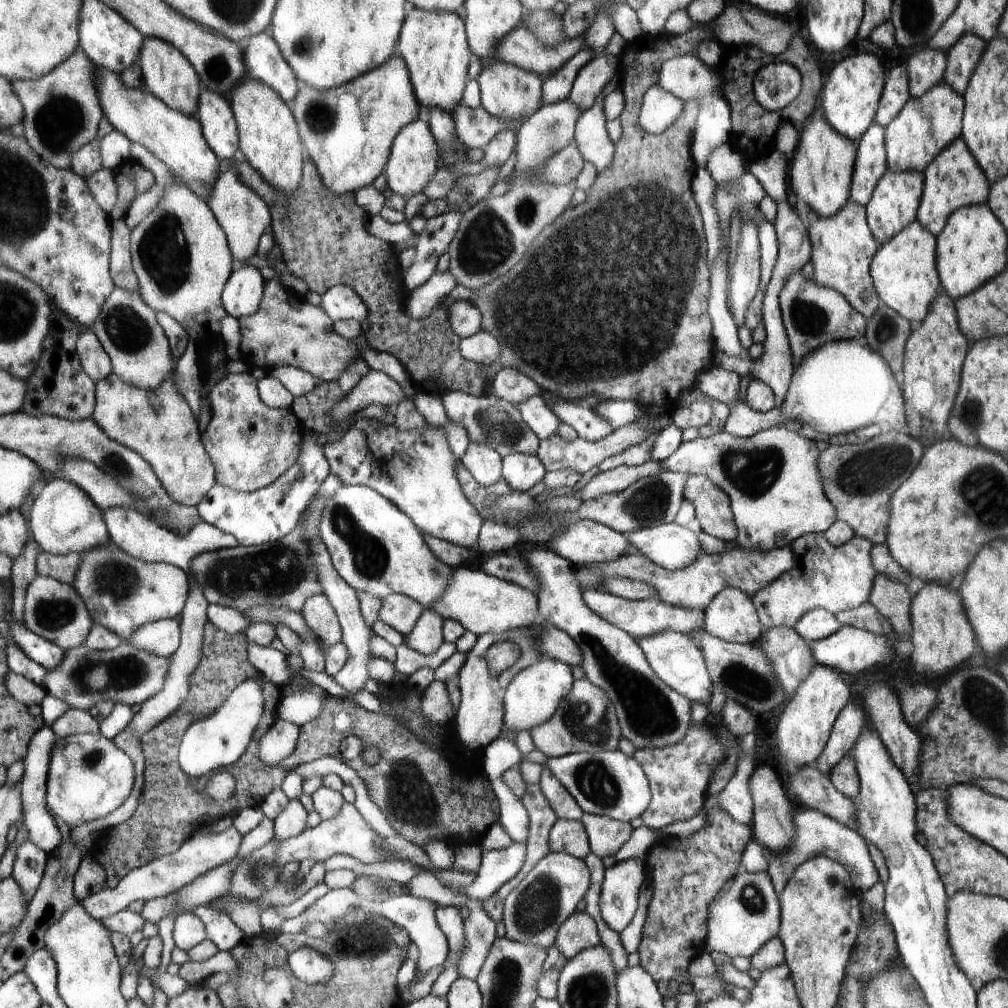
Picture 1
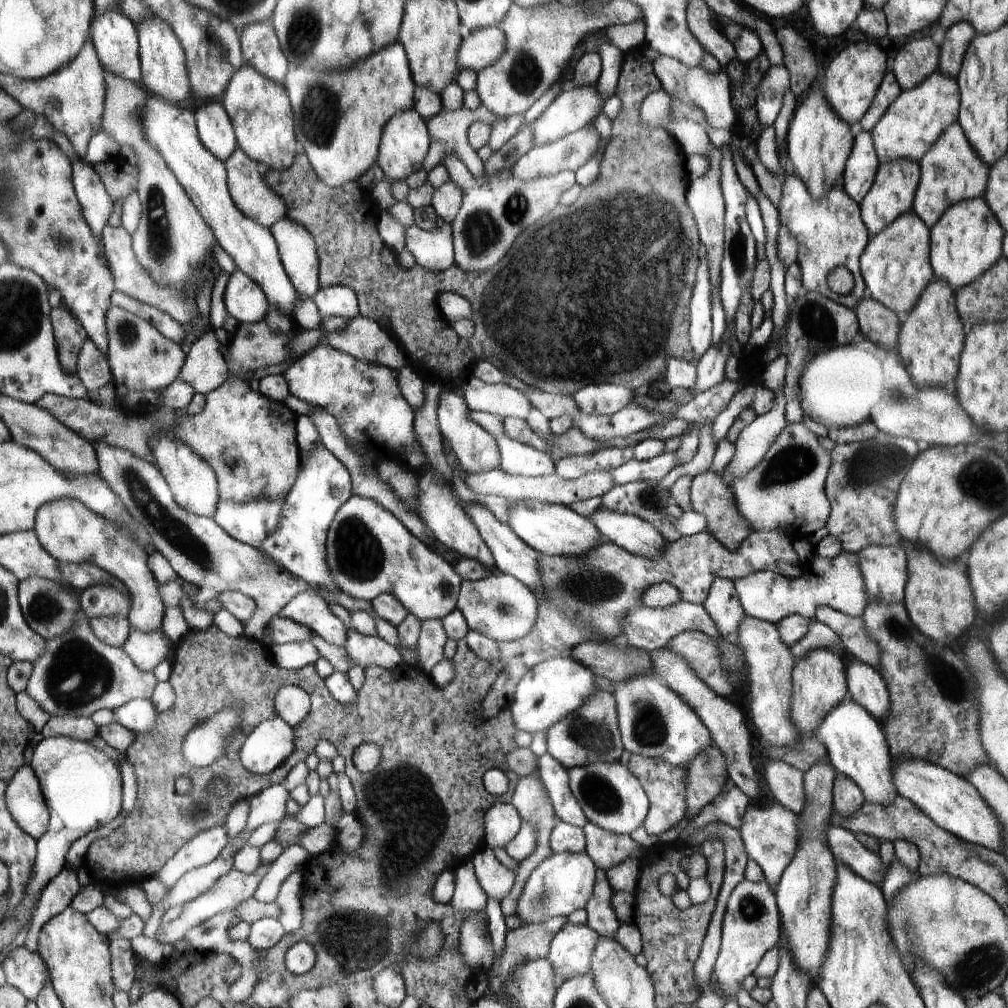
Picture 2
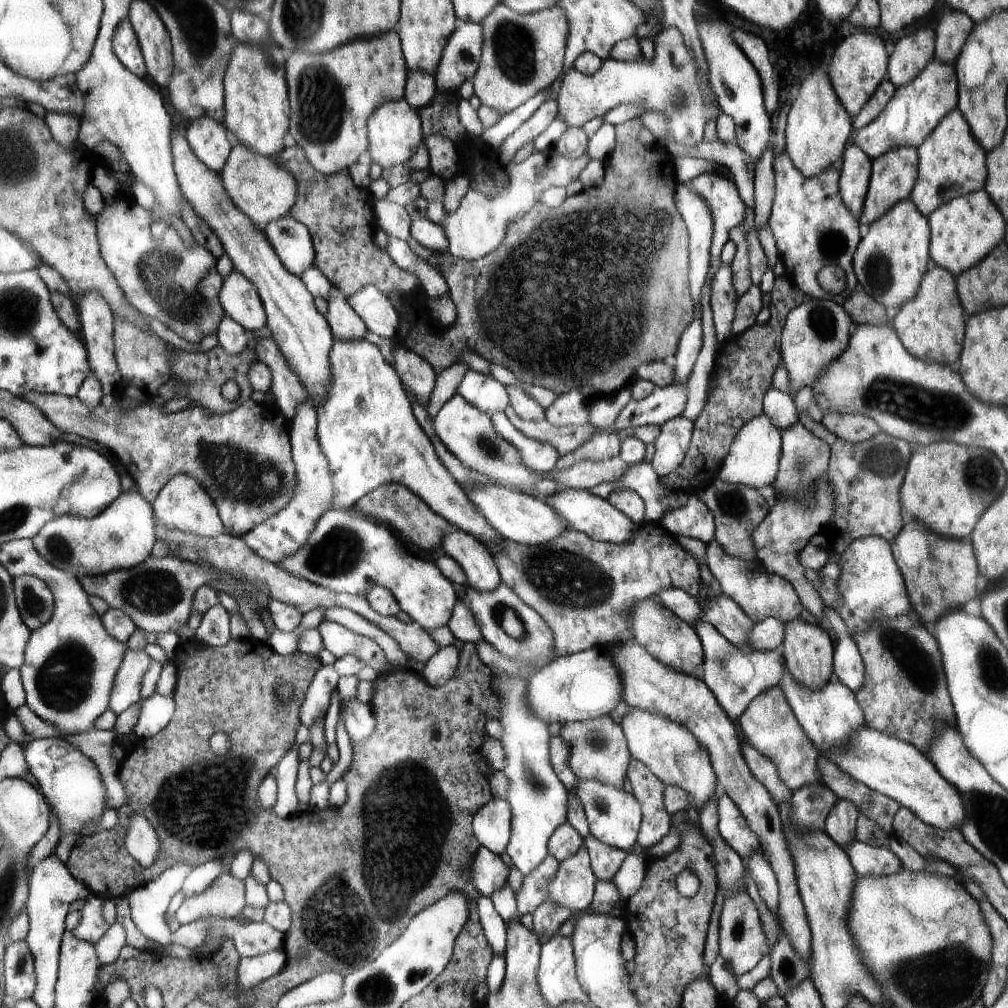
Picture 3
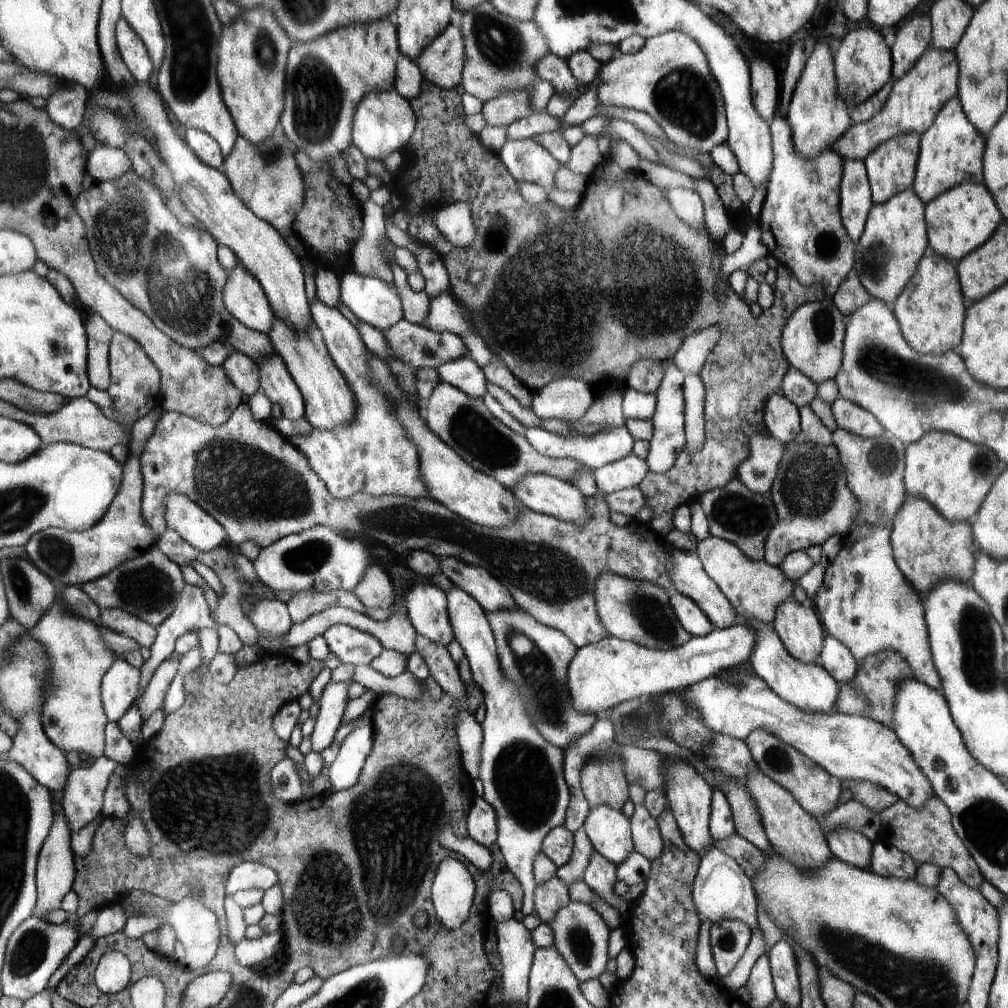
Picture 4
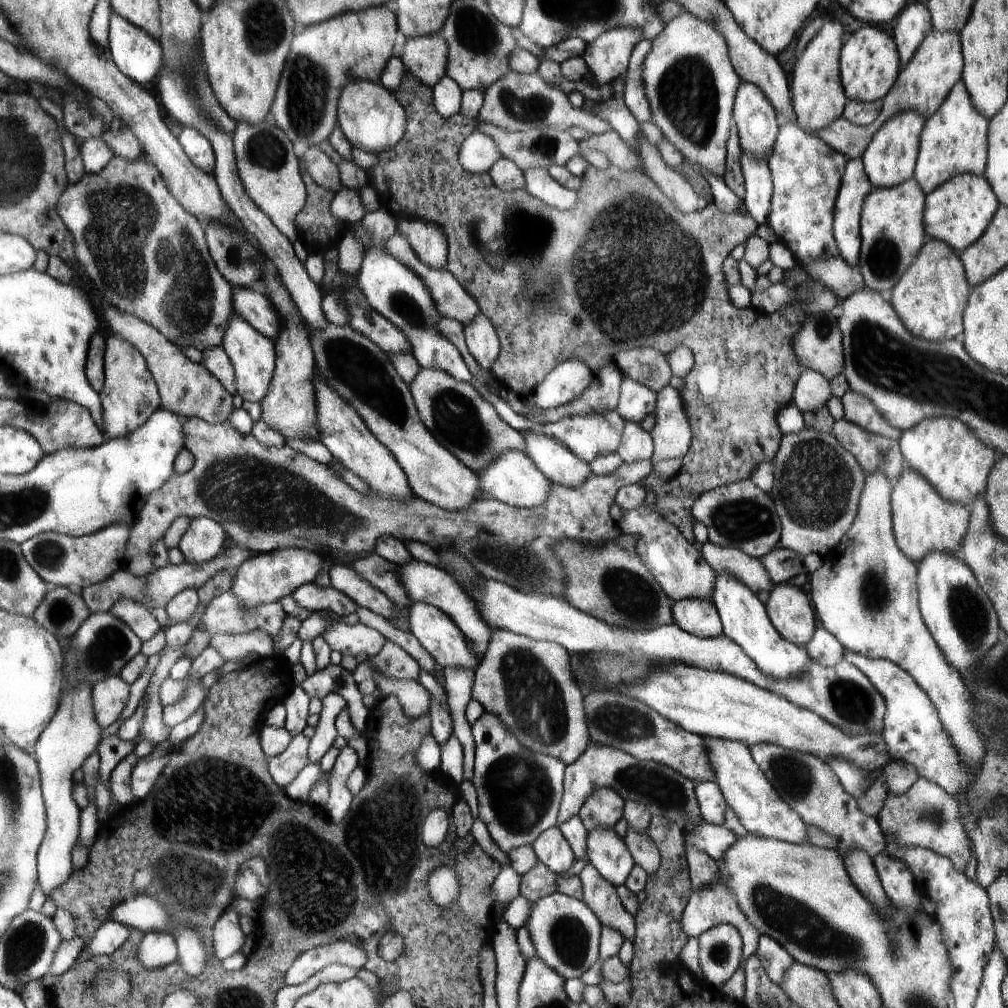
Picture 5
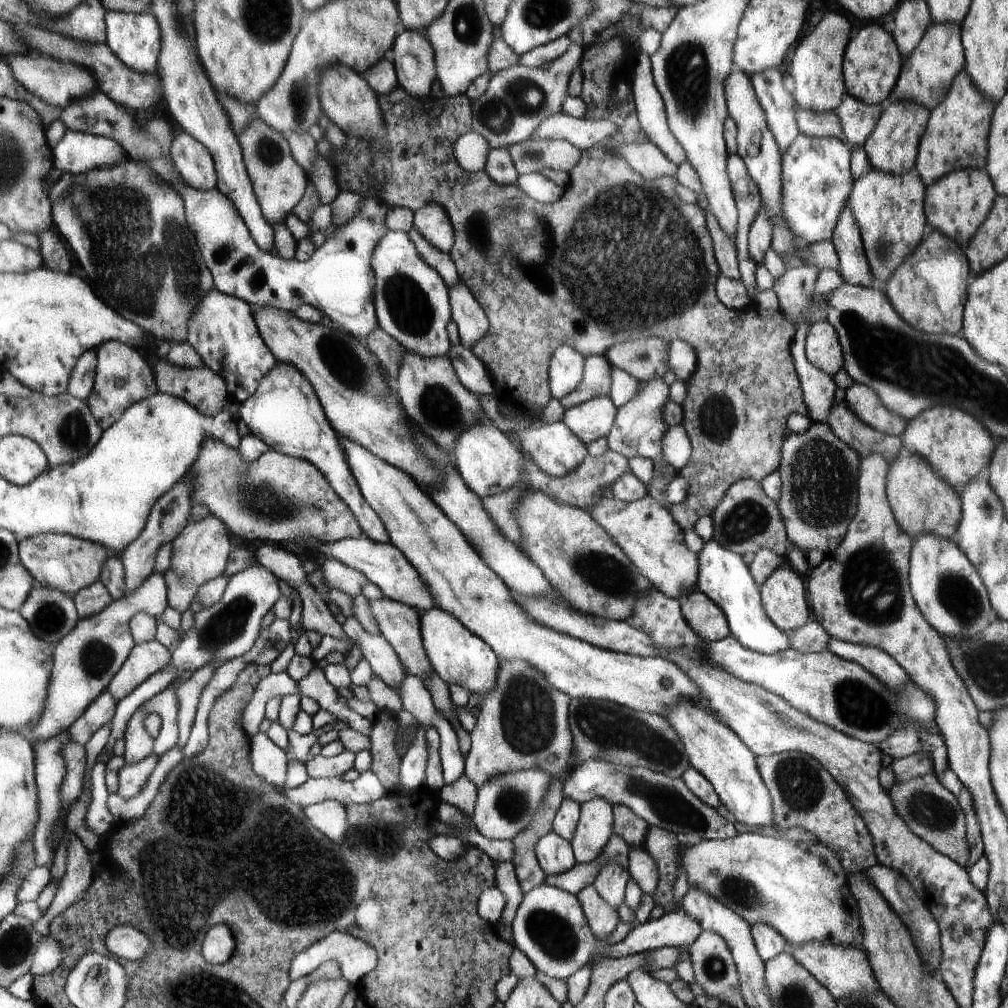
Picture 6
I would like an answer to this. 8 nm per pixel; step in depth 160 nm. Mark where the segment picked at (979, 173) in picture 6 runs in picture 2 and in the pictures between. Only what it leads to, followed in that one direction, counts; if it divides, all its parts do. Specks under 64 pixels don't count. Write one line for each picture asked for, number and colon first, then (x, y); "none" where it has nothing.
2: (967, 241)
3: (965, 230)
4: (960, 220)
5: (958, 212)

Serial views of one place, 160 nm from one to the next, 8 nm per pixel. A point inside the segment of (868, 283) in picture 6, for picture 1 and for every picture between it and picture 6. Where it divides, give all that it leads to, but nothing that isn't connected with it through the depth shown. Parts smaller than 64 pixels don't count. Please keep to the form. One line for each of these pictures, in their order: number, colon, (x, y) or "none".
1: (871, 163)
2: (861, 169)
3: (856, 171)
4: (855, 203)
5: (855, 187)

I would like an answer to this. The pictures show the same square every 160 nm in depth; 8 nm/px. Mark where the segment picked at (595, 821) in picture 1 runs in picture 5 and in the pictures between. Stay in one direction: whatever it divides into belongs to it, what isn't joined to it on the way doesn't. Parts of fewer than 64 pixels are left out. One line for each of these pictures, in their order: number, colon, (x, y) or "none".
2: (605, 848)
3: (606, 861)
4: (600, 875)
5: (600, 894)

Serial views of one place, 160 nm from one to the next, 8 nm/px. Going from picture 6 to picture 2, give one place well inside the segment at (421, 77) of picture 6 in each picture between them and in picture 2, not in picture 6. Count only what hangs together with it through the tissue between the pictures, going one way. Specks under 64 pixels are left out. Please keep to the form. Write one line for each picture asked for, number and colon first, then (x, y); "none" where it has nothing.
2: (481, 47)
3: (461, 58)
4: (442, 62)
5: (427, 57)

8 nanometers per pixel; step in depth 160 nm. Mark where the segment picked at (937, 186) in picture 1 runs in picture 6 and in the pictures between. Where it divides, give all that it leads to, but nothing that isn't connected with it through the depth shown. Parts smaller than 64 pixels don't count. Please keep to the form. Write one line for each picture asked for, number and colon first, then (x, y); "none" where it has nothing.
2: (951, 171)
3: (951, 162)
4: (951, 151)
5: (953, 141)
6: (957, 131)

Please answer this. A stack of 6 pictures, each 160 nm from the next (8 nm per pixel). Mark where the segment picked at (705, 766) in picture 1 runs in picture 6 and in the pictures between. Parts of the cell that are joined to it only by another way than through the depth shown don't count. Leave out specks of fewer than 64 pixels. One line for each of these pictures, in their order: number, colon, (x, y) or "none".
2: (665, 783)
3: (647, 787)
4: (647, 839)
5: (645, 853)
6: (641, 866)

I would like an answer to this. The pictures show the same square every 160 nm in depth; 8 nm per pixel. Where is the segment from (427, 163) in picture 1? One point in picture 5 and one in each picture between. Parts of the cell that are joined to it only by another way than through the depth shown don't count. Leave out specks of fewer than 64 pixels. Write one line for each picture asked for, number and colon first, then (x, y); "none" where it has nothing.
2: (406, 141)
3: (396, 130)
4: (384, 122)
5: (371, 117)

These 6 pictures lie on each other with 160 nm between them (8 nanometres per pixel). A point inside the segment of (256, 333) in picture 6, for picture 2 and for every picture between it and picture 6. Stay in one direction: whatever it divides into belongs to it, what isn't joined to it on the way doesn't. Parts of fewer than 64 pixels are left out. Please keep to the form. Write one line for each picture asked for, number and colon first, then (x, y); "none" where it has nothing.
2: (323, 484)
3: (281, 536)
4: (275, 380)
5: (254, 357)

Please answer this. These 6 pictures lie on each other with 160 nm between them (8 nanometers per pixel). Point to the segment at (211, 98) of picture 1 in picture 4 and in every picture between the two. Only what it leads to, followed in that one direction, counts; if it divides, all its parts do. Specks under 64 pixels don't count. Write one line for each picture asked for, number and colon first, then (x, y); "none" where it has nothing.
2: (214, 124)
3: (207, 136)
4: (206, 147)

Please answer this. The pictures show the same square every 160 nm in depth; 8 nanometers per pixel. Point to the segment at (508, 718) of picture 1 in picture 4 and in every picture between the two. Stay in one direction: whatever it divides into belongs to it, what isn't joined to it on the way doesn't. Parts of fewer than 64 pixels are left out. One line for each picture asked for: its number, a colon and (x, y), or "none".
2: (547, 693)
3: (581, 686)
4: (601, 676)

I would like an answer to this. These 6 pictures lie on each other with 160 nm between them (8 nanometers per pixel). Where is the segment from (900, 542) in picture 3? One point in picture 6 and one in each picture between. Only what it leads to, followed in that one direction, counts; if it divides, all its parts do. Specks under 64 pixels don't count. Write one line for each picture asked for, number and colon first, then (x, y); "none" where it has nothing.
4: (929, 549)
5: (923, 523)
6: (923, 503)

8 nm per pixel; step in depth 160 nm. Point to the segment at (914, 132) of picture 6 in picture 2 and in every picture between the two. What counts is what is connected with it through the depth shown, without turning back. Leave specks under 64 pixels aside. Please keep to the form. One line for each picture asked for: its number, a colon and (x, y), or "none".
2: (893, 195)
3: (895, 173)
4: (891, 167)
5: (890, 158)

